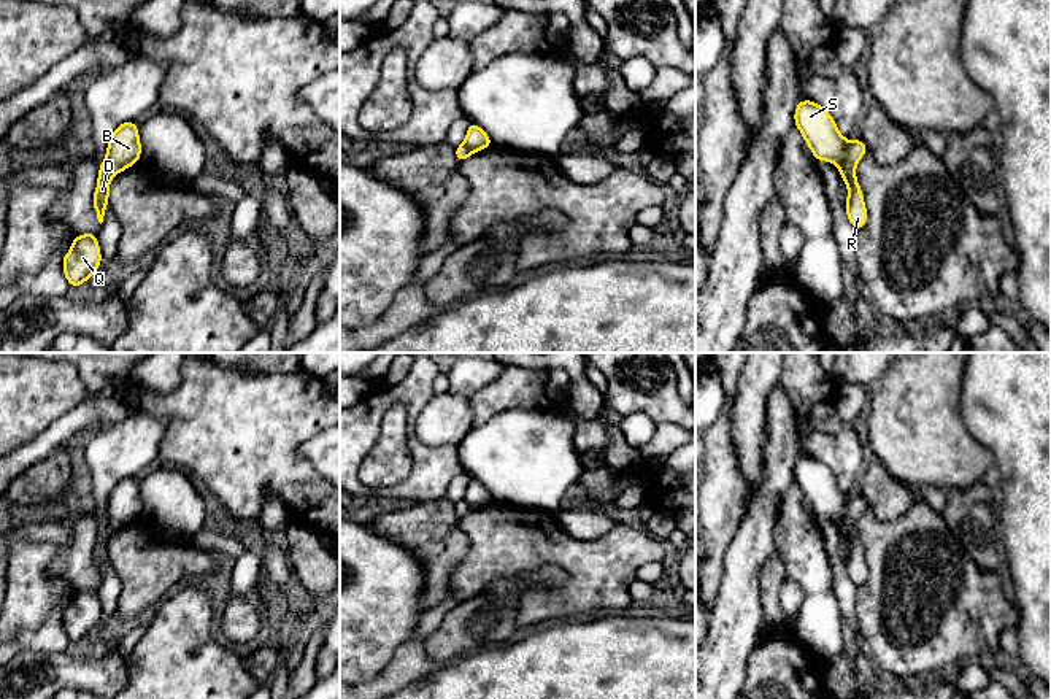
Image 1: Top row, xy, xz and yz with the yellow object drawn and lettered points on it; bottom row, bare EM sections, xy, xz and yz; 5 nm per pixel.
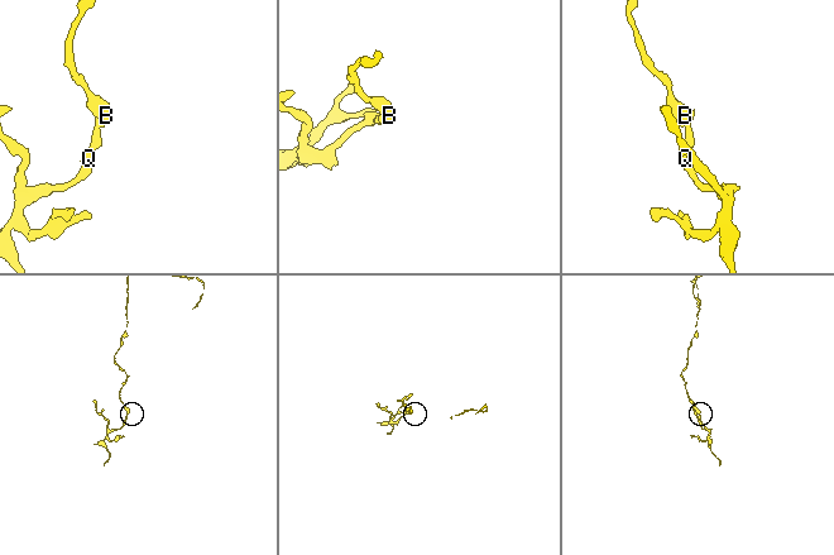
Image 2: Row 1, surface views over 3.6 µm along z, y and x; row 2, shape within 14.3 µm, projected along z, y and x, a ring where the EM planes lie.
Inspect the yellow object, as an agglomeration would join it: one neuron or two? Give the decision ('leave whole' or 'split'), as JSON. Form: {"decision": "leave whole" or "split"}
{"decision": "split"}

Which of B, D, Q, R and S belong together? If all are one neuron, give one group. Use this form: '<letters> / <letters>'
B S / D Q R

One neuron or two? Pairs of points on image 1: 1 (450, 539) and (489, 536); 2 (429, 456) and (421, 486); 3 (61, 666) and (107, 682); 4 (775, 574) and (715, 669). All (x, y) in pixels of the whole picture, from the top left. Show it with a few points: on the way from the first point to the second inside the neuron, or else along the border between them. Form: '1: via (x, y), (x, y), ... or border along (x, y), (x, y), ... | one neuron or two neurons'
1: border along (459, 518), (469, 550), (453, 572) | two neurons
2: via (429, 464), (429, 478) | one neuron
3: via (72, 672), (96, 675) | one neuron
4: border along (764, 561), (761, 607), (769, 626) | two neurons

